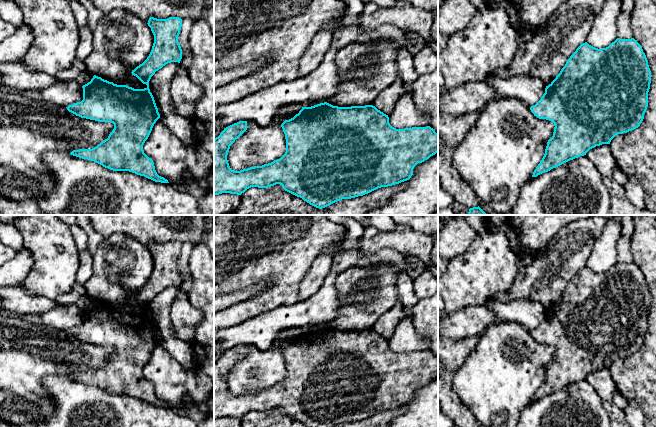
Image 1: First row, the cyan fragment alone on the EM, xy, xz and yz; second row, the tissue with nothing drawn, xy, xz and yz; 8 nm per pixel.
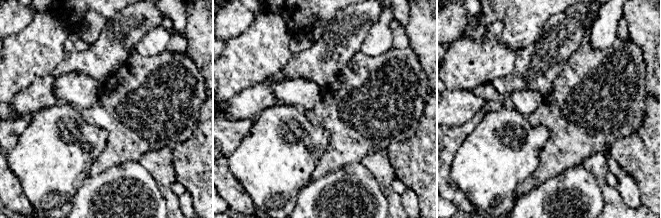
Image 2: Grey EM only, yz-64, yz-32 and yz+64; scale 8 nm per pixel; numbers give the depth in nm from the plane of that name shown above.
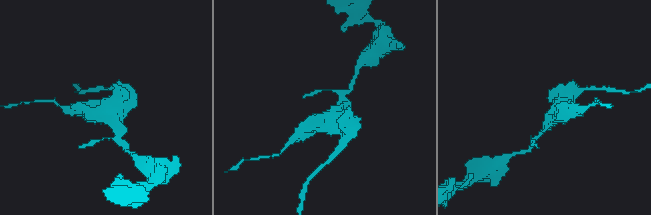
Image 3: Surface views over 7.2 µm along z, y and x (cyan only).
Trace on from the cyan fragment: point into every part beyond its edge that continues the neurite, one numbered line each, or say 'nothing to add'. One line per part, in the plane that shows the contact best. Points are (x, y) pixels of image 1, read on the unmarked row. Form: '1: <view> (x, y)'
nothing to add

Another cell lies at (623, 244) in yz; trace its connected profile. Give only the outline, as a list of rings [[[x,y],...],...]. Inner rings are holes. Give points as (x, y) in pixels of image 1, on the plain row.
[[[622,236],[617,241],[618,262],[631,263],[633,255],[630,250],[630,239]]]

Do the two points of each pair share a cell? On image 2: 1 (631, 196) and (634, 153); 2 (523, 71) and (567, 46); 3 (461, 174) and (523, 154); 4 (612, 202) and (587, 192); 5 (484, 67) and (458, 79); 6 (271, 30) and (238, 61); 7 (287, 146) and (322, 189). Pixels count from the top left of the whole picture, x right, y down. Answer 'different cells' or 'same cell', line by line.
1: different cells
2: same cell
3: same cell
4: different cells
5: same cell
6: same cell
7: different cells

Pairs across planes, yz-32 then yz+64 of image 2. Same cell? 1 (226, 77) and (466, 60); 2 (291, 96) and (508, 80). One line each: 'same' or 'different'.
1: same
2: different

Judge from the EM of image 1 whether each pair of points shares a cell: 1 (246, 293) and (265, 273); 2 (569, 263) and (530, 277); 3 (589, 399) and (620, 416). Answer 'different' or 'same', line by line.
1: different
2: same
3: different

